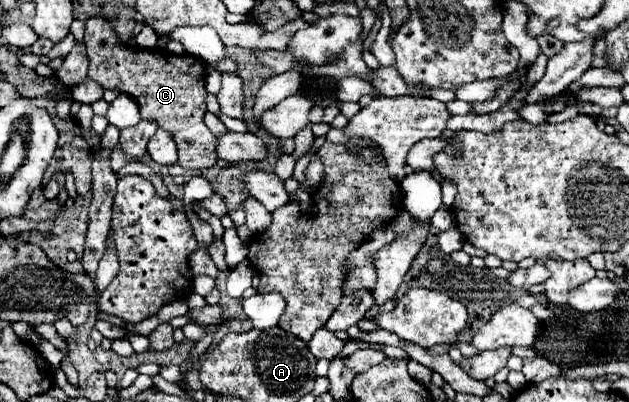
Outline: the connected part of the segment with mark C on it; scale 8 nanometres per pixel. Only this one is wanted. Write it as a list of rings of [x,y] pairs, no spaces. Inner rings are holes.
[[[102,17],[86,21],[86,53],[90,57],[88,77],[98,81],[104,89],[118,89],[134,97],[140,105],[142,119],[154,119],[158,127],[172,133],[178,145],[178,163],[188,169],[202,169],[216,165],[216,137],[204,125],[206,89],[204,89],[204,61],[194,55],[170,55],[168,51],[140,49],[120,45],[110,23]]]

